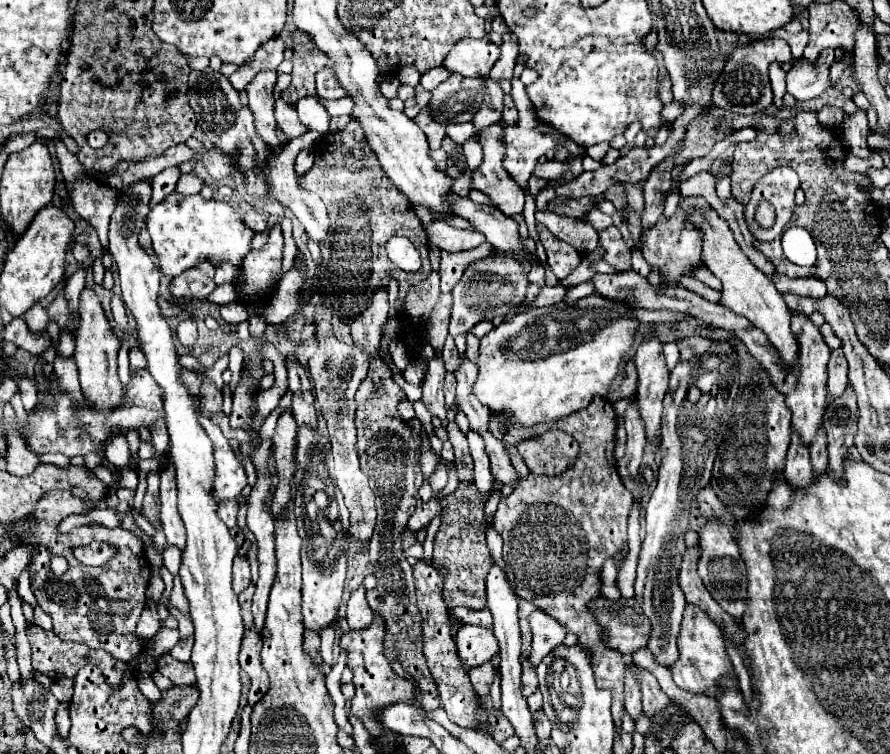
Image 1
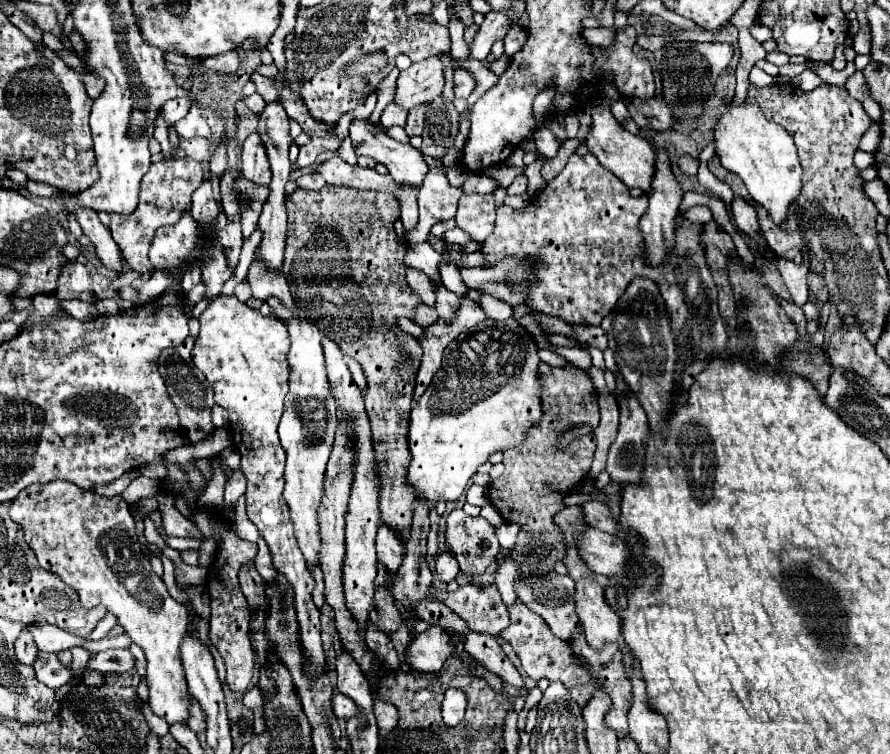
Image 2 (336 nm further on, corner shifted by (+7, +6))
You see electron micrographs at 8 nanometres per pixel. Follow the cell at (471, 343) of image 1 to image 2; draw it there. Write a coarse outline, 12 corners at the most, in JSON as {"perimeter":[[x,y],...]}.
{"perimeter":[[427,242],[409,246],[403,262],[439,280],[439,260]]}

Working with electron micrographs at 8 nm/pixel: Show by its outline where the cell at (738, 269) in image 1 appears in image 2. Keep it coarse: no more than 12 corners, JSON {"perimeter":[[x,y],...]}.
{"perimeter":[[607,100],[591,108],[589,152],[629,188],[649,192],[655,150],[619,126]]}

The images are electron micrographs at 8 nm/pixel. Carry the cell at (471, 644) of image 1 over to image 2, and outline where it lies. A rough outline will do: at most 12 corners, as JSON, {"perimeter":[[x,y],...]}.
{"perimeter":[[443,628],[413,636],[405,648],[411,672],[433,674],[451,654]]}

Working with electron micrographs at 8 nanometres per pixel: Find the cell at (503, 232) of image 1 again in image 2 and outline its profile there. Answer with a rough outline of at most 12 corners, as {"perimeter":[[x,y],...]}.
{"perimeter":[[353,120],[357,156],[385,164],[395,182],[421,186],[427,164],[379,122]]}

